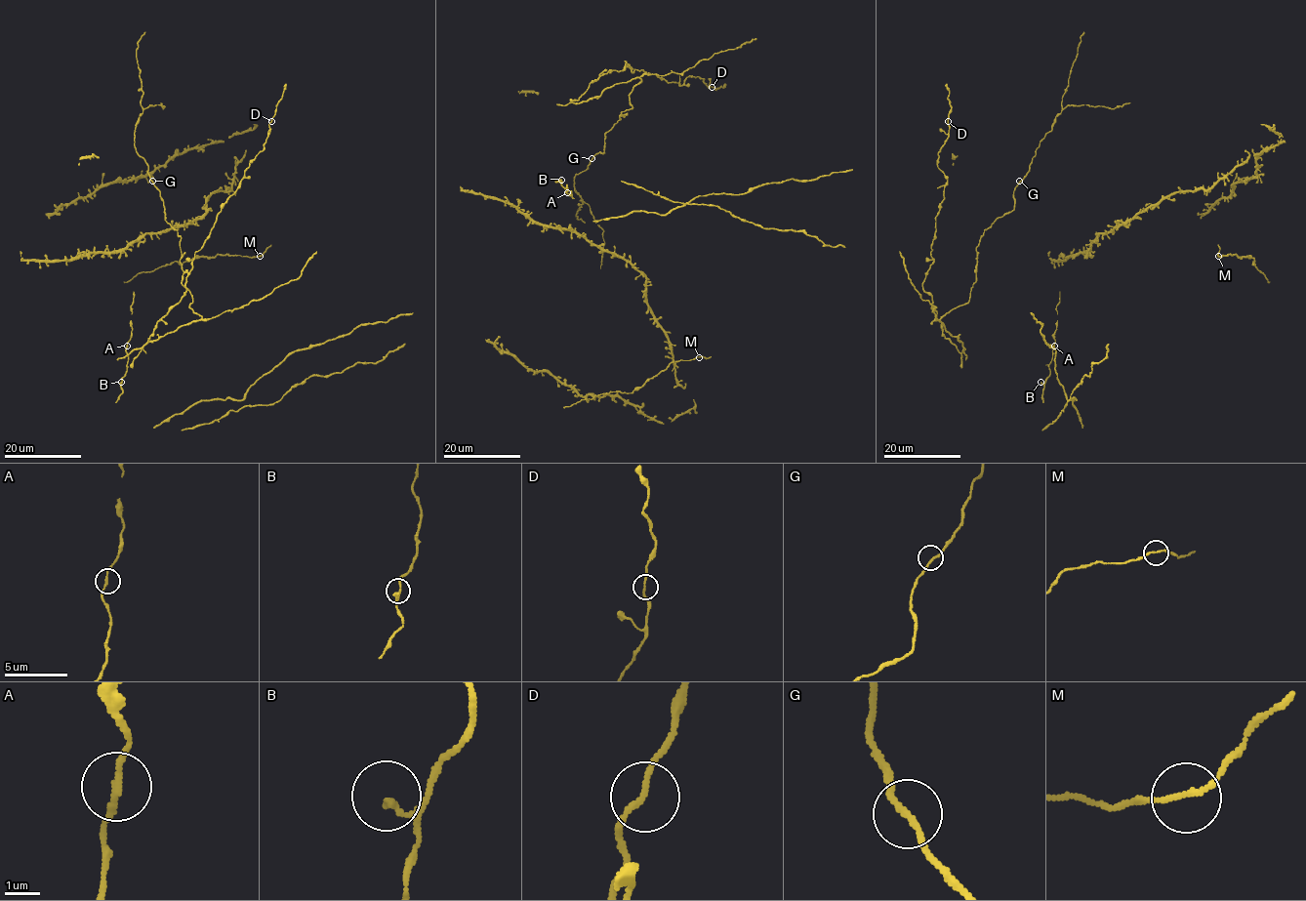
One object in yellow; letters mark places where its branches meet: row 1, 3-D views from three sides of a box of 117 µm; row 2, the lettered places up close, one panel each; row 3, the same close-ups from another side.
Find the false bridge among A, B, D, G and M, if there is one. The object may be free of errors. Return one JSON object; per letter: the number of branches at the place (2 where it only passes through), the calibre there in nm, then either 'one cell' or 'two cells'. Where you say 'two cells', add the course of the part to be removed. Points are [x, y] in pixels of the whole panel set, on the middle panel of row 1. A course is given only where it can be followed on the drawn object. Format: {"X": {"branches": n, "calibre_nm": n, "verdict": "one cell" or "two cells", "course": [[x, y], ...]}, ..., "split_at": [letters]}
{"A": {"branches": 2, "calibre_nm": 150, "verdict": "one cell"}, "B": {"branches": 2, "calibre_nm": 140, "verdict": "one cell"}, "D": {"branches": 2, "calibre_nm": 150, "verdict": "one cell"}, "G": {"branches": 2, "calibre_nm": 160, "verdict": "one cell"}, "M": {"branches": 2, "calibre_nm": 150, "verdict": "one cell"}, "split_at": []}

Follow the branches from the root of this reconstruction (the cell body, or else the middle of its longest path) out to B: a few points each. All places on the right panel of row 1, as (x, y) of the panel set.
B: (1054, 347), (1050, 374), (1042, 384), (1040, 382)

